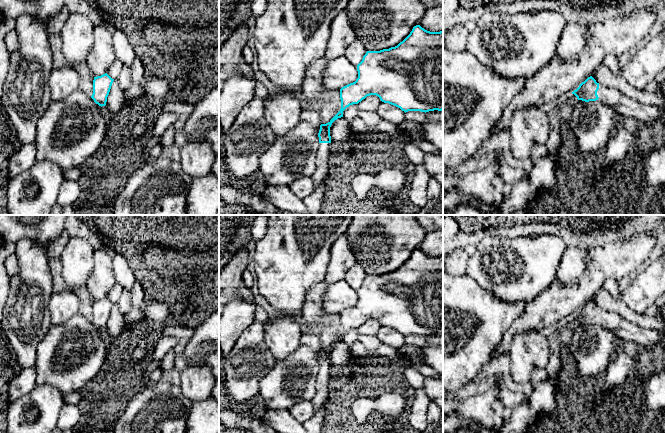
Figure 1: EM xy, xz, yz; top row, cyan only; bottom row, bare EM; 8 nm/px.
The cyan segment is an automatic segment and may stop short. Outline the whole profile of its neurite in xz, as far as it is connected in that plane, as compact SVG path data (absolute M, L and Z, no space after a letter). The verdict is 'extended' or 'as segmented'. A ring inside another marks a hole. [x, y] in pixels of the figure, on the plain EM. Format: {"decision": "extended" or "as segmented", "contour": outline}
{"decision": "extended", "contour": "M416 249L397 270L380 275L367 275L357 289L357 295L356 305L340 313L340 335L328 347L320 349L315 394L311 399L314 412L325 408L328 398L330 351L335 344L343 341L343 335L350 329L358 328L367 320L376 319L382 326L394 329L405 337L443 334L443 255L430 256Z"}

